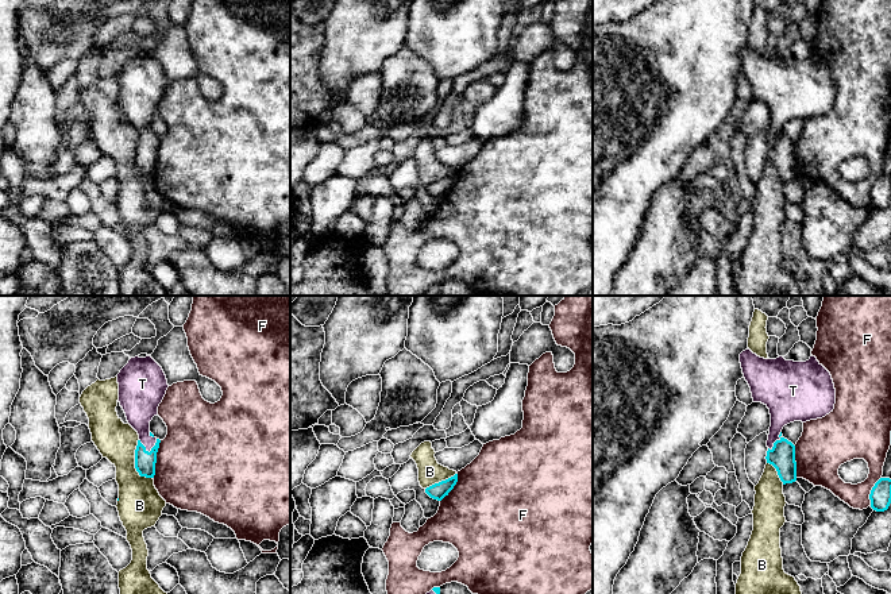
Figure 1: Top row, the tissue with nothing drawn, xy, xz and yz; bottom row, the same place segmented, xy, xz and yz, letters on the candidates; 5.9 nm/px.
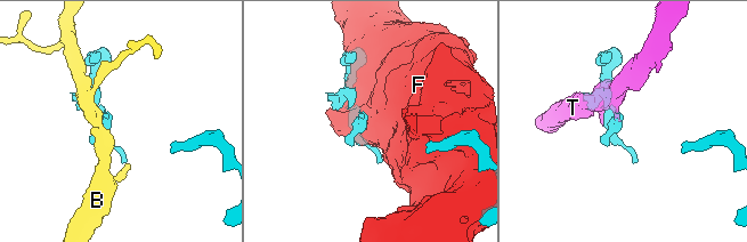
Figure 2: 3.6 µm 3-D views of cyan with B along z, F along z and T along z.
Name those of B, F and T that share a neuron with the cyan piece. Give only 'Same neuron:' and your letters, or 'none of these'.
Same neuron: T

